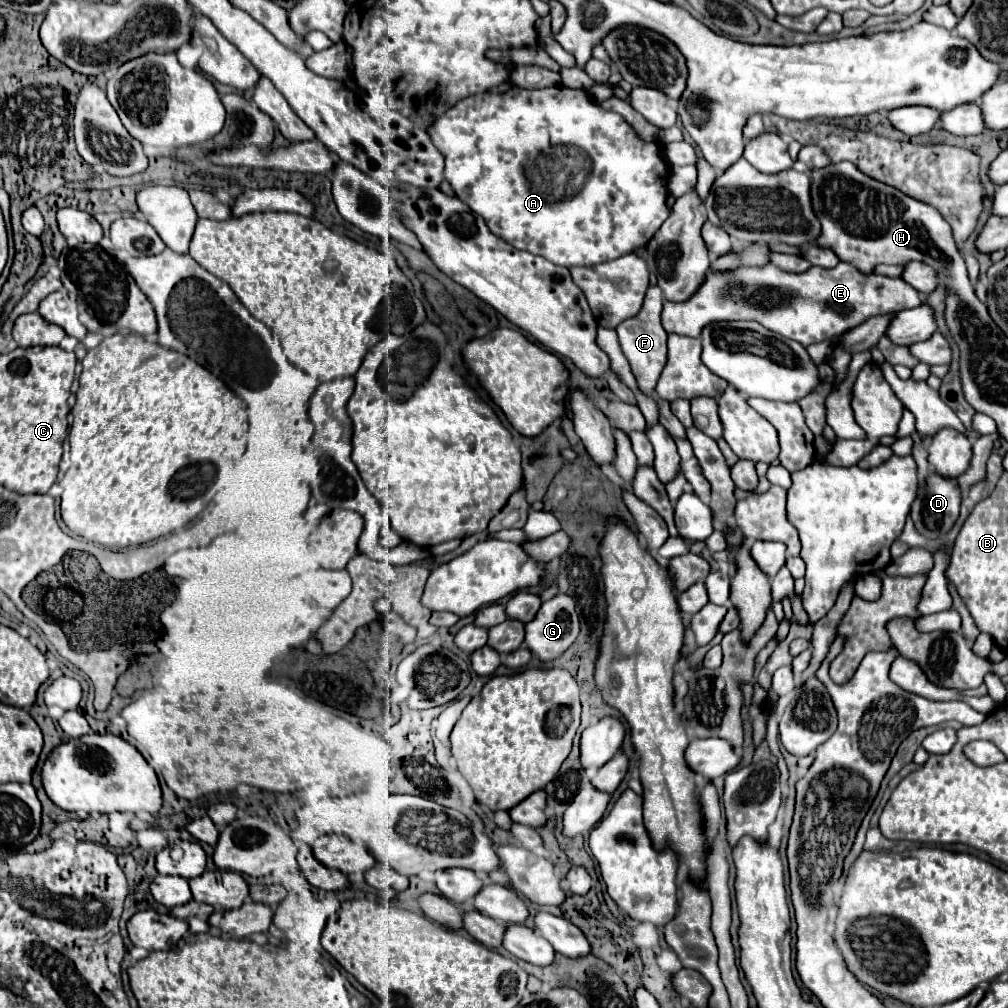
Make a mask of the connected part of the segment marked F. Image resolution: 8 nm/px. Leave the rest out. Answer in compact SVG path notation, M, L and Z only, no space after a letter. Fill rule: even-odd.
M652 286L648 292L646 292L646 298L644 298L644 304L640 308L640 312L636 316L632 316L630 320L622 322L616 332L618 332L618 340L620 340L620 346L622 346L622 352L624 356L630 360L630 366L632 366L632 372L638 380L638 386L640 390L646 394L646 396L654 396L654 386L656 386L656 380L666 364L666 330L662 328L660 324L660 314L662 314L662 292L658 286Z

